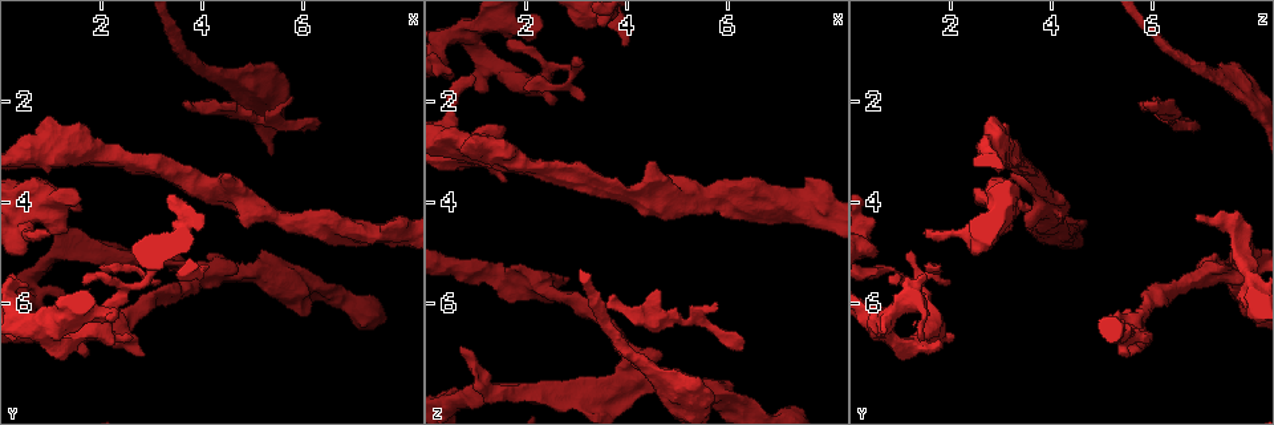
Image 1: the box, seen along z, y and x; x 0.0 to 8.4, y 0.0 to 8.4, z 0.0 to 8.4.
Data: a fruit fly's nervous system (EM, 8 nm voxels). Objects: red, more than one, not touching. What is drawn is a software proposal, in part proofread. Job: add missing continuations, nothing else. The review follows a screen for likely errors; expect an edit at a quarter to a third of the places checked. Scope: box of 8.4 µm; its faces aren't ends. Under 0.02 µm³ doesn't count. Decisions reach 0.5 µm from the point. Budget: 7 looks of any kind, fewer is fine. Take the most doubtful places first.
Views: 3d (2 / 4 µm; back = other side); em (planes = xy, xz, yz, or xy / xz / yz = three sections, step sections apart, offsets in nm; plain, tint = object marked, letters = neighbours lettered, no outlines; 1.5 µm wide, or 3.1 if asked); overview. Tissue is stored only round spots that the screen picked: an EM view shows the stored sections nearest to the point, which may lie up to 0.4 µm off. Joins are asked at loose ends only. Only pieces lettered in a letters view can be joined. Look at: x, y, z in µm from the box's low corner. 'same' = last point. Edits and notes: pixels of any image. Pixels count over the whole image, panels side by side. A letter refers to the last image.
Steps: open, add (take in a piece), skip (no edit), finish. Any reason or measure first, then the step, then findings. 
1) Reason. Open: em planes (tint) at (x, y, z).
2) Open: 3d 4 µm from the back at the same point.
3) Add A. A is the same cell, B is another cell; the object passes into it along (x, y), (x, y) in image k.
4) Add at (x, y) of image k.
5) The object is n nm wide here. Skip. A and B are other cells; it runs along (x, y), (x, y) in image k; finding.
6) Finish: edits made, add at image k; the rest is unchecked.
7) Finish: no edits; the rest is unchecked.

Branch stops here. Open: em planes (letters) at (1.00, 4.65, 1.50).

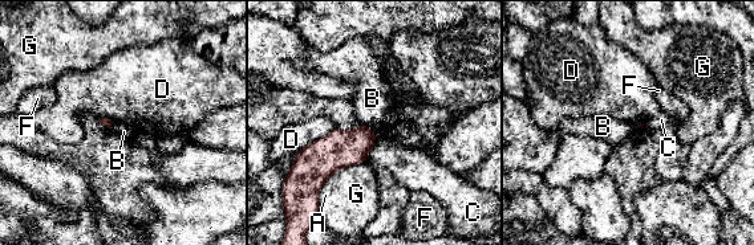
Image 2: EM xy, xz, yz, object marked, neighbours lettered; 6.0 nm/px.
Skip. A, B, C, D, F and G are other cells; a border runs along (361, 123), (373, 131) in image 2; no lettered piece goes on from it.

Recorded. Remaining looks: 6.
Thin end. Open: 3d 4 µm at (5.80, 1.90, 5.95).

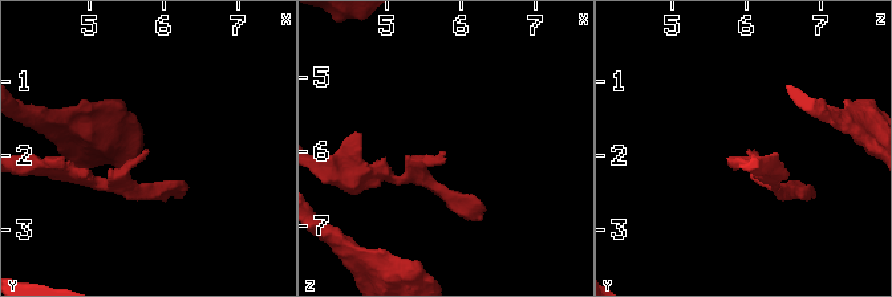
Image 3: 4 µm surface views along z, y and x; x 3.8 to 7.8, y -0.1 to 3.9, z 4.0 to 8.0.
Need the tissue. Open: em xz step 8 (plain) at (5.75, 1.90, 5.95).

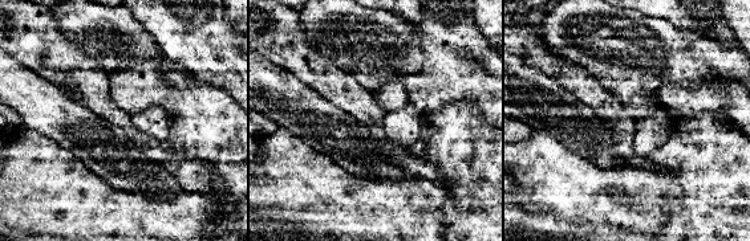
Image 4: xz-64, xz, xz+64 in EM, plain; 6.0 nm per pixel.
Open: em xz step 8 (letters) at the same point.

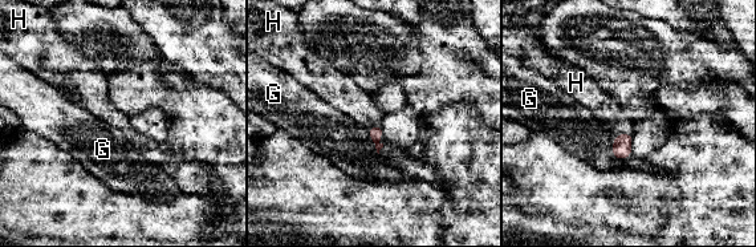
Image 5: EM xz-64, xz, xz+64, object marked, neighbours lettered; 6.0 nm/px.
Add H. H is the same cell, G is another cell; it goes on there.

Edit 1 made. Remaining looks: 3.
Free end. Open: em yz step 4 (letters) at (4.70, 4.30, 4.15).

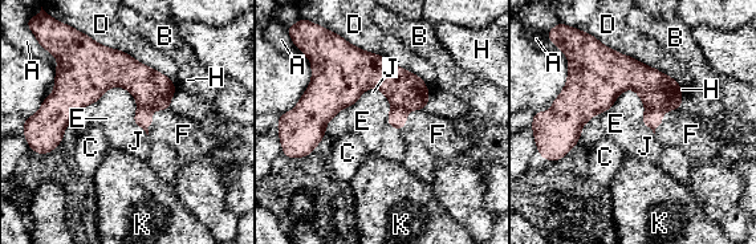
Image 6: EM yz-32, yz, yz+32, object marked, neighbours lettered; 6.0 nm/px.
The longest contact is with D, 500 nm. Skip. A, B, C, D, E, F, H, J and K are other cells; no lettered piece goes on from it.

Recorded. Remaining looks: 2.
Finish: edits made, add at image 5; the rest is unchecked.

